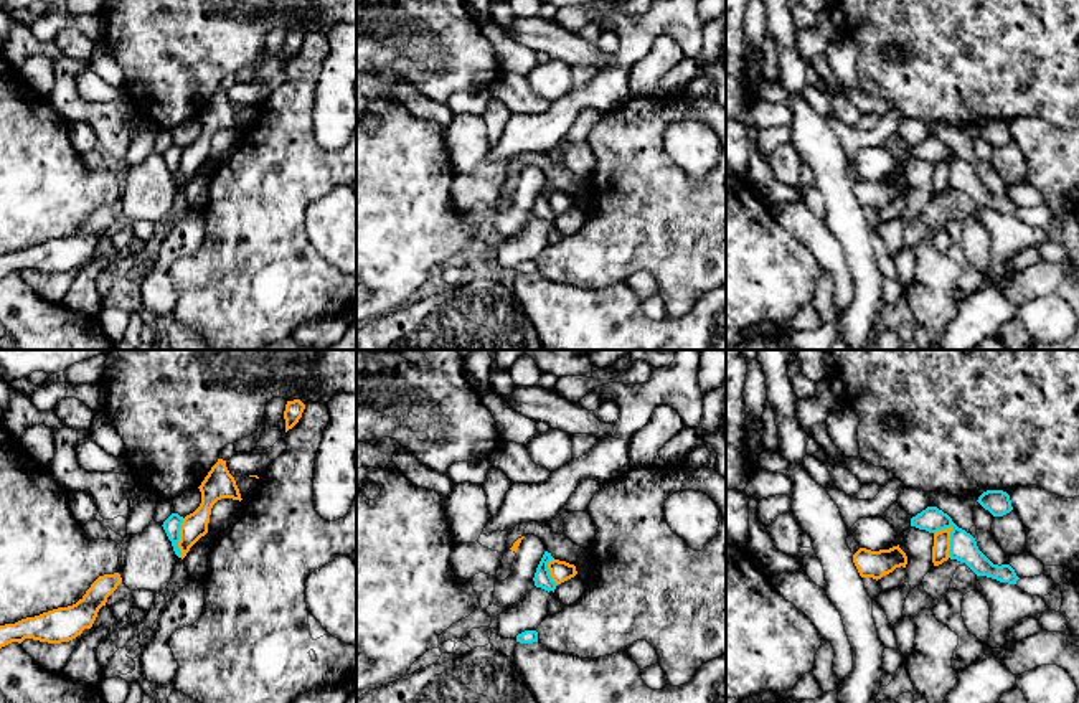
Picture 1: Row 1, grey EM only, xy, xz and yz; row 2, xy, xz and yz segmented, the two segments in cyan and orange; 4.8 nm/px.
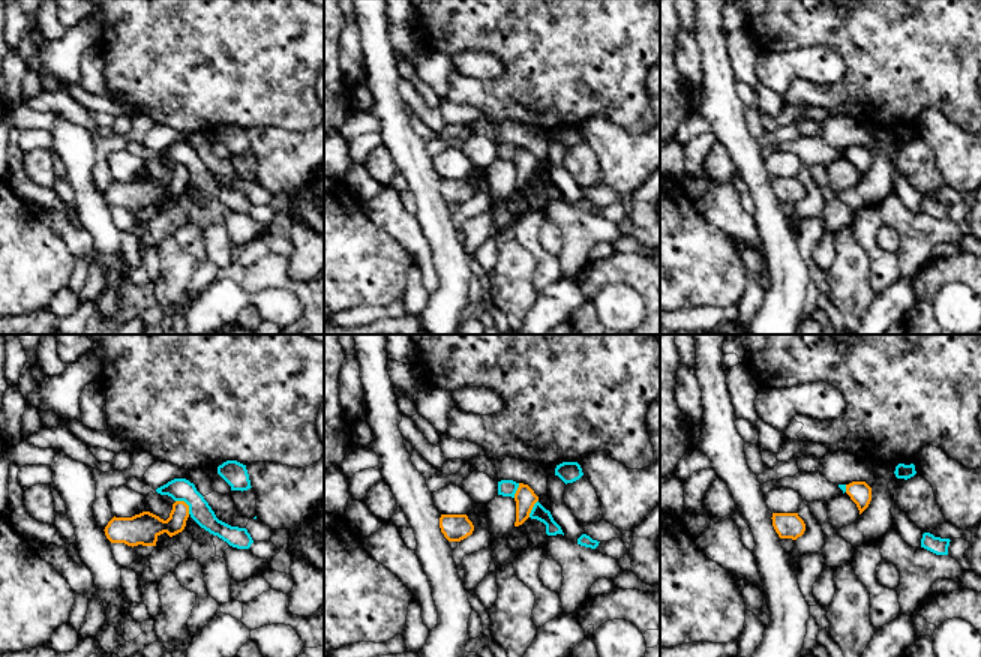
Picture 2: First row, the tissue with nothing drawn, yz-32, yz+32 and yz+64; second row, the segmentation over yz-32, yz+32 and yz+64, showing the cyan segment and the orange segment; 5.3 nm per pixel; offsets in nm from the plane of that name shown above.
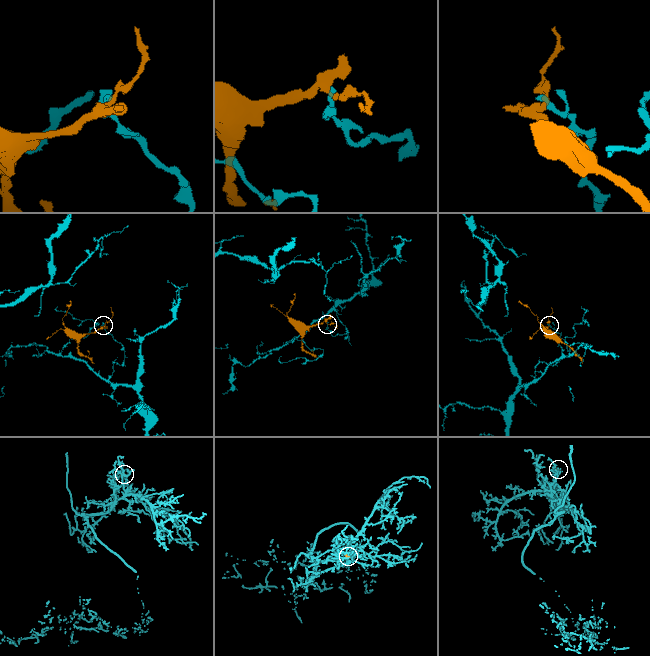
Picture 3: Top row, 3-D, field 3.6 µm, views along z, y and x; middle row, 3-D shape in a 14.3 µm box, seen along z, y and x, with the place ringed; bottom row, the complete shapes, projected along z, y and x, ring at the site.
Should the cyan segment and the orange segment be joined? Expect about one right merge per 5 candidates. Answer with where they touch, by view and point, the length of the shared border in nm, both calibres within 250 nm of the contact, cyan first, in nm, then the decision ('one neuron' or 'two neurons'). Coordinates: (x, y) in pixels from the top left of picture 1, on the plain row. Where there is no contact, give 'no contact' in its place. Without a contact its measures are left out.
yz (951, 172) | 160 nm | 130/90 nm | two neurons

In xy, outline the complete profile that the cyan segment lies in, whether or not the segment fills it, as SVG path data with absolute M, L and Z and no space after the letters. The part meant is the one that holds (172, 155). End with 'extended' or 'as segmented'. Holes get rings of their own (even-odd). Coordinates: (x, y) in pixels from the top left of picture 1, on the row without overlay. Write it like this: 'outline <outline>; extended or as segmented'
outline M172 144L162 155L178 188L181 185L178 178L181 153L183 153L183 147L180 147L178 144Z; as segmented

